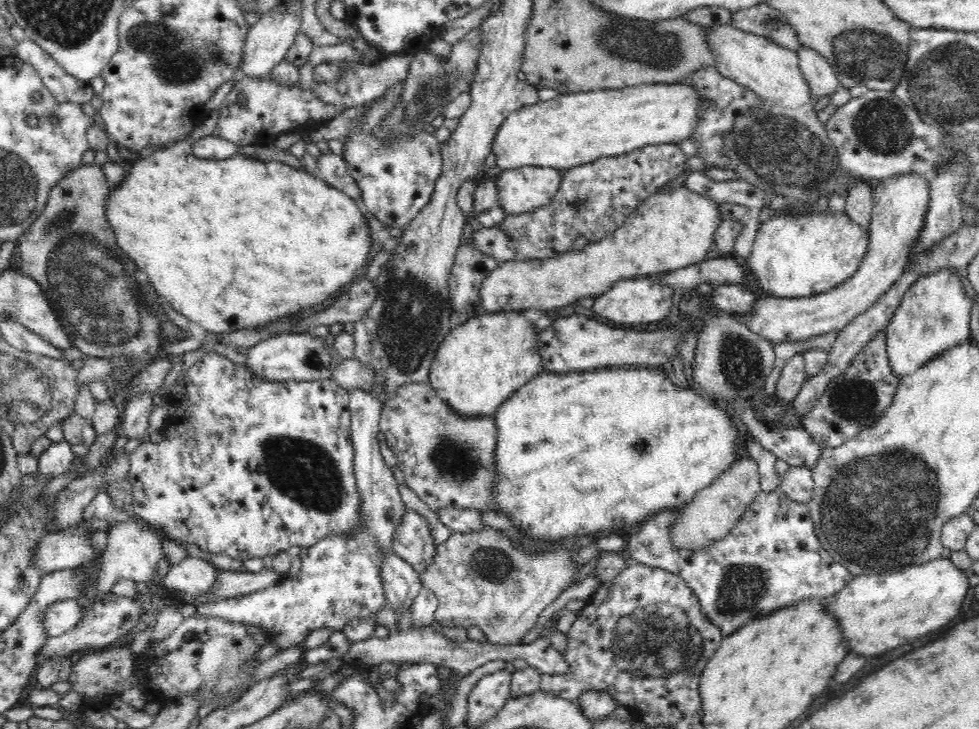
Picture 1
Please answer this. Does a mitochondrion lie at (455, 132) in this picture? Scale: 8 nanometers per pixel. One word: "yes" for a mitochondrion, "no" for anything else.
no

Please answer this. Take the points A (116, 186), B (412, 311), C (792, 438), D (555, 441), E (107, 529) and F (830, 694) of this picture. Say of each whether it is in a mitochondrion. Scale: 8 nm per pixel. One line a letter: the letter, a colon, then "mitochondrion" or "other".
A: other
B: mitochondrion
C: other
D: other
E: other
F: other

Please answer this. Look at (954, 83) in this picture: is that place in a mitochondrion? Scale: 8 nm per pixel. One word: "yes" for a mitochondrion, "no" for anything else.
yes

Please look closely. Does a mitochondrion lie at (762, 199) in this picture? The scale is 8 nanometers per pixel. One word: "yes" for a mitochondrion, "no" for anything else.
yes

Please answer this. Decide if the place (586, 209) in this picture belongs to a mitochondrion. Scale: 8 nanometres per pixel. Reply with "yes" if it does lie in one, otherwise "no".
yes

